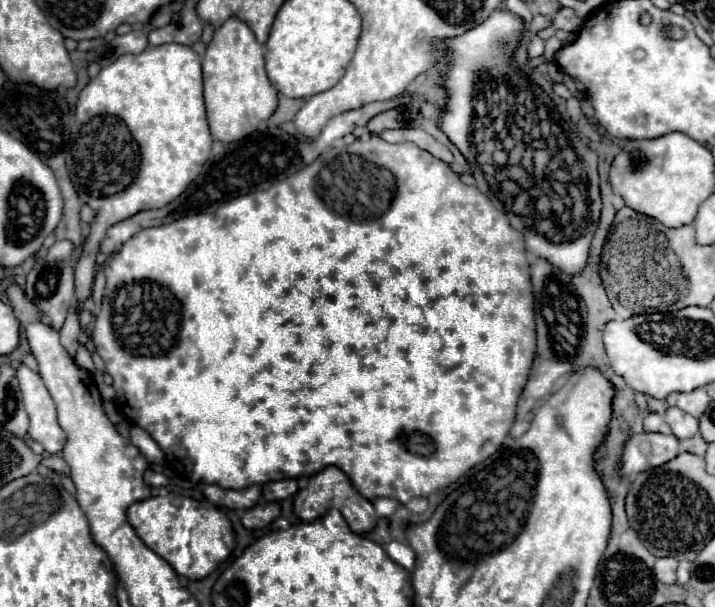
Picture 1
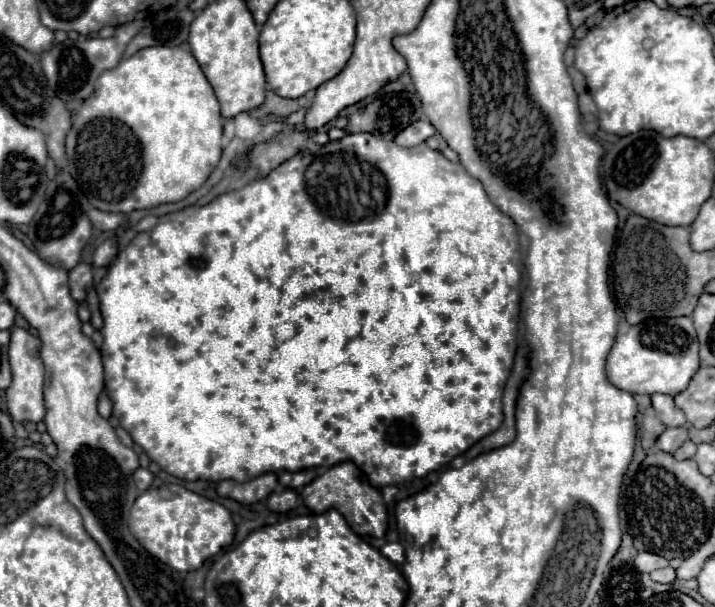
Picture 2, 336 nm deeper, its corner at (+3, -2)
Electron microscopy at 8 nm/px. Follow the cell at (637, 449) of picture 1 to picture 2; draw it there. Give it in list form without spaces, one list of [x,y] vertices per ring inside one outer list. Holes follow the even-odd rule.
[[[678,426],[678,428],[666,428],[660,438],[656,440],[656,448],[662,452],[676,452],[684,442],[688,440],[688,428]]]

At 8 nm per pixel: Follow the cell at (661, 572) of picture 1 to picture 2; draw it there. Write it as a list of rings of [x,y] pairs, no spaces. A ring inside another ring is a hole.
[[[638,552],[636,560],[634,560],[634,566],[636,566],[638,572],[652,572],[656,568],[668,566],[668,560],[658,556],[658,554],[652,554],[652,552]]]

